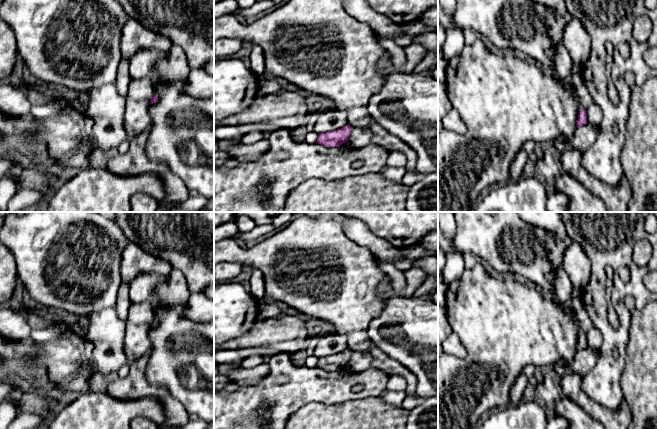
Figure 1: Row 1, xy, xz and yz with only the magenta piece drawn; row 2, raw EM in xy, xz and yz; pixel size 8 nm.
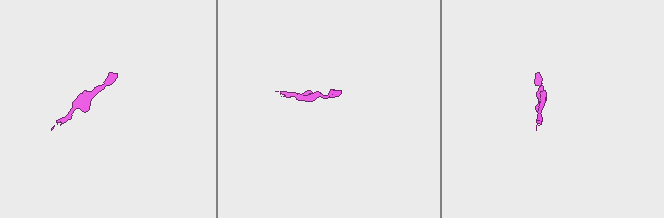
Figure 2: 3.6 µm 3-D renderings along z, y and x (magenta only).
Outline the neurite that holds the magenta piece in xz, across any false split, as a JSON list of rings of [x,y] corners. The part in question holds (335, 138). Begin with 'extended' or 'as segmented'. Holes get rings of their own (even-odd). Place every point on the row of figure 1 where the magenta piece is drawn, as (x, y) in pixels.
as segmented; [[[348,124],[341,129],[329,131],[327,133],[321,133],[318,136],[316,143],[325,147],[339,147],[343,143],[346,143],[352,129],[353,127]]]

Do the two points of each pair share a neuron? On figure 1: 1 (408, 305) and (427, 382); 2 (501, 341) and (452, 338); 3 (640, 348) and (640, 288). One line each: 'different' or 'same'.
1: same
2: different
3: different

